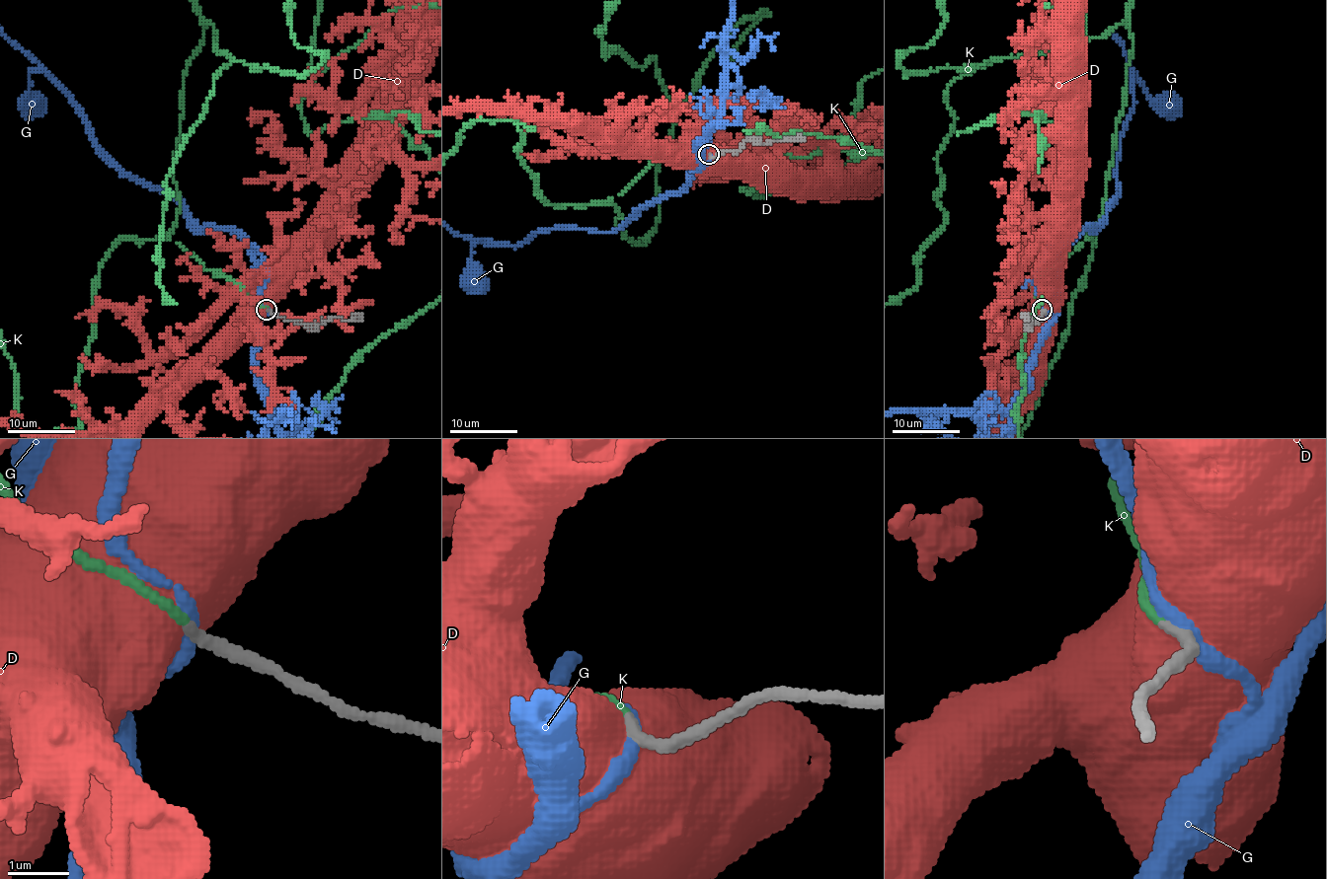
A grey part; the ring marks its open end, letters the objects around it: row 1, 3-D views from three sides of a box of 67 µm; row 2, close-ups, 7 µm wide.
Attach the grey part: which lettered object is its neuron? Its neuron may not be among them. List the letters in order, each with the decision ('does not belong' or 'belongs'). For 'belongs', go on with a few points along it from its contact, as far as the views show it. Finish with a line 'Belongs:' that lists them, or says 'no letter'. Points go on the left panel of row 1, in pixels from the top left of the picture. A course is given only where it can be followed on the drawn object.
D: does not belong
G: does not belong
K: belongs
Belongs: K

